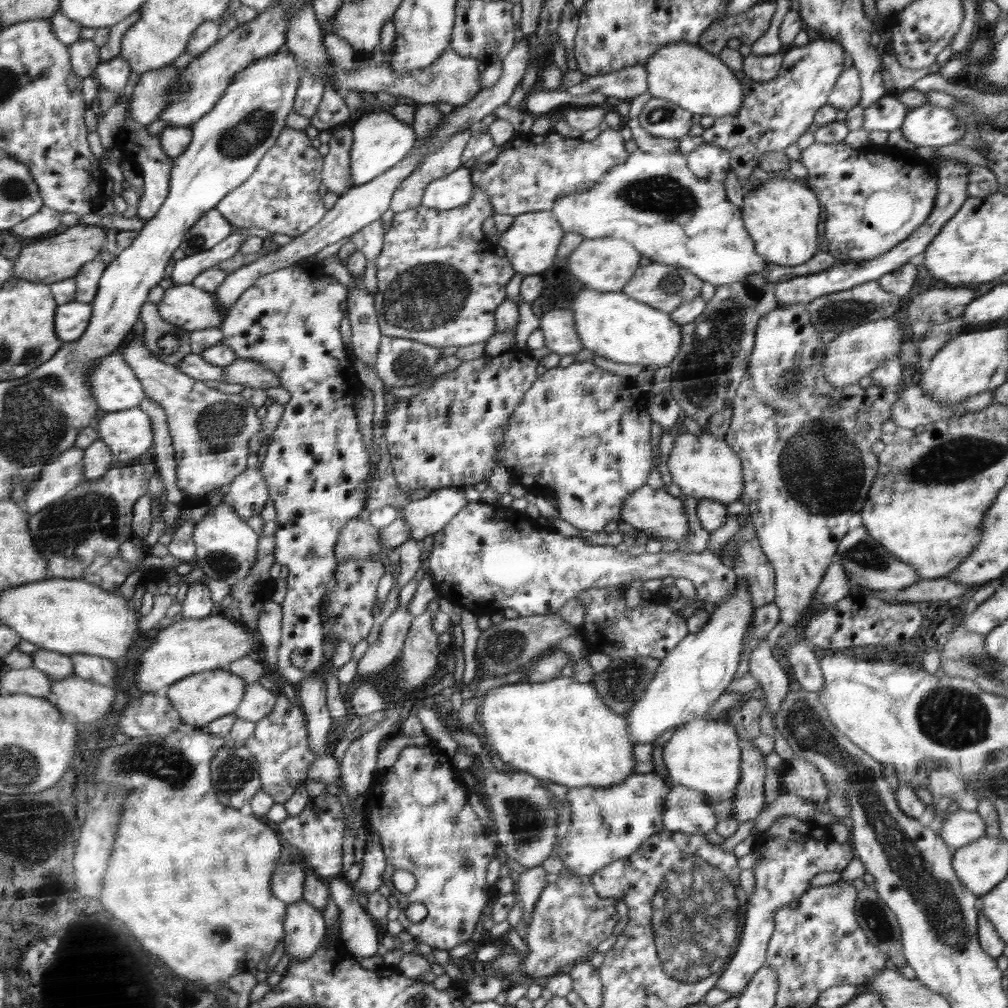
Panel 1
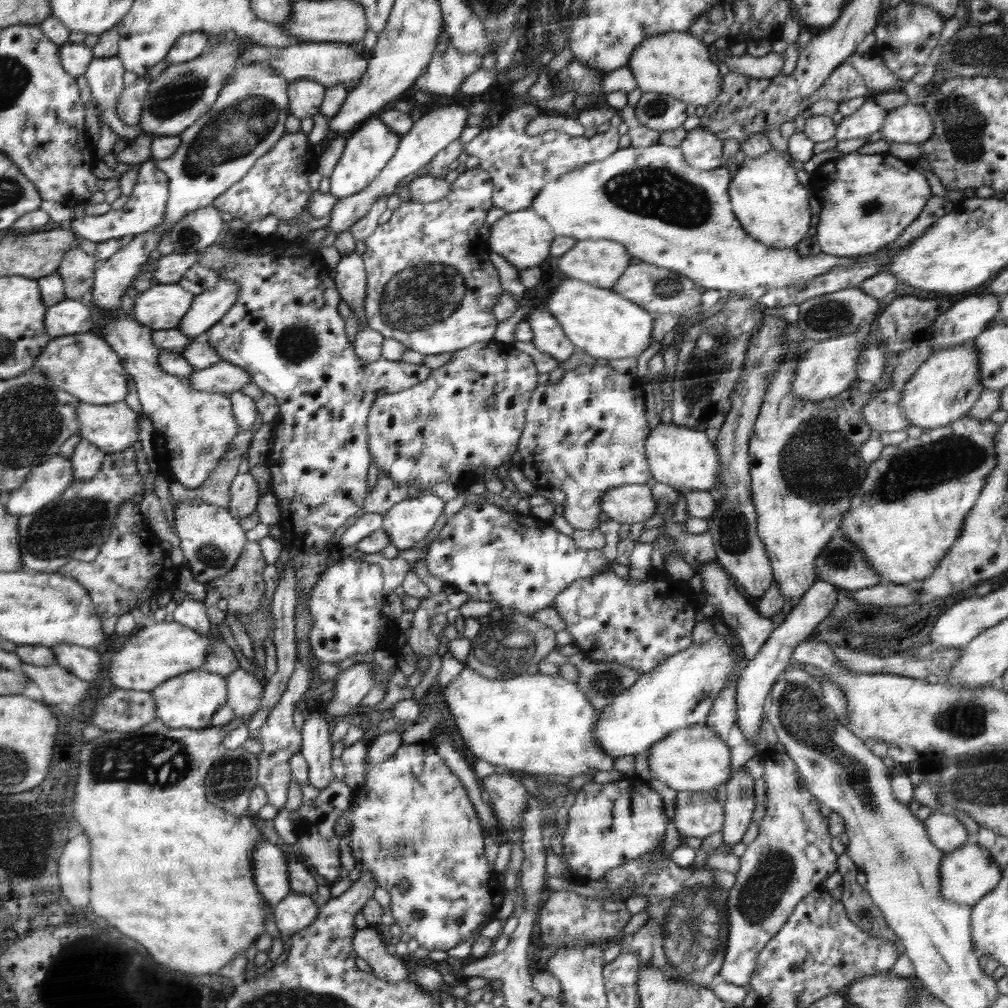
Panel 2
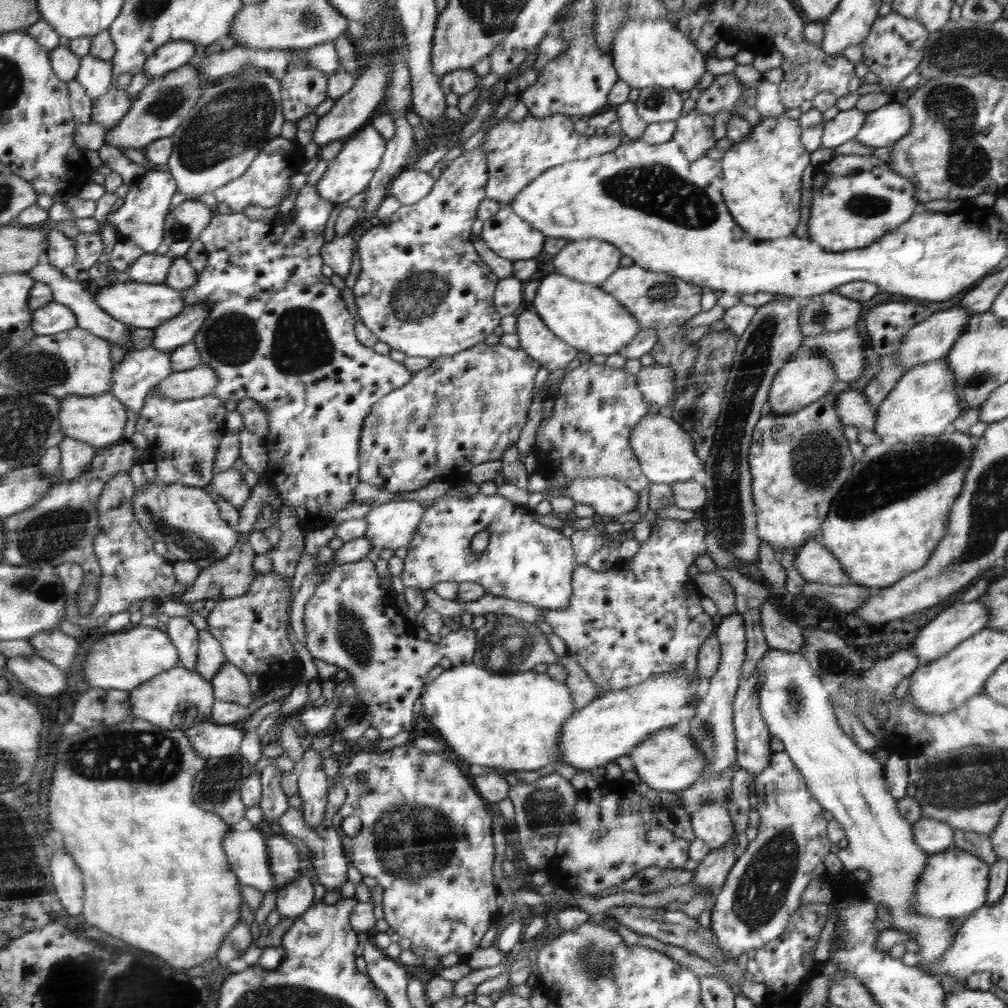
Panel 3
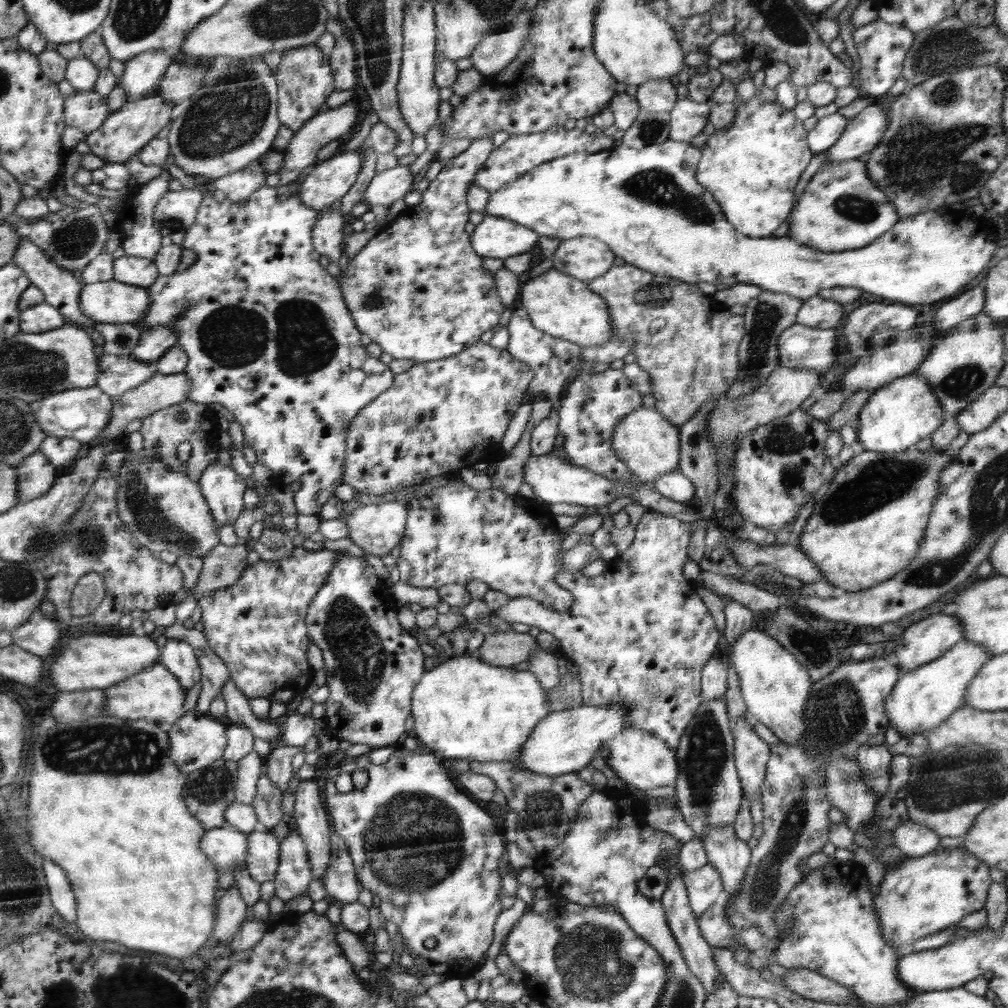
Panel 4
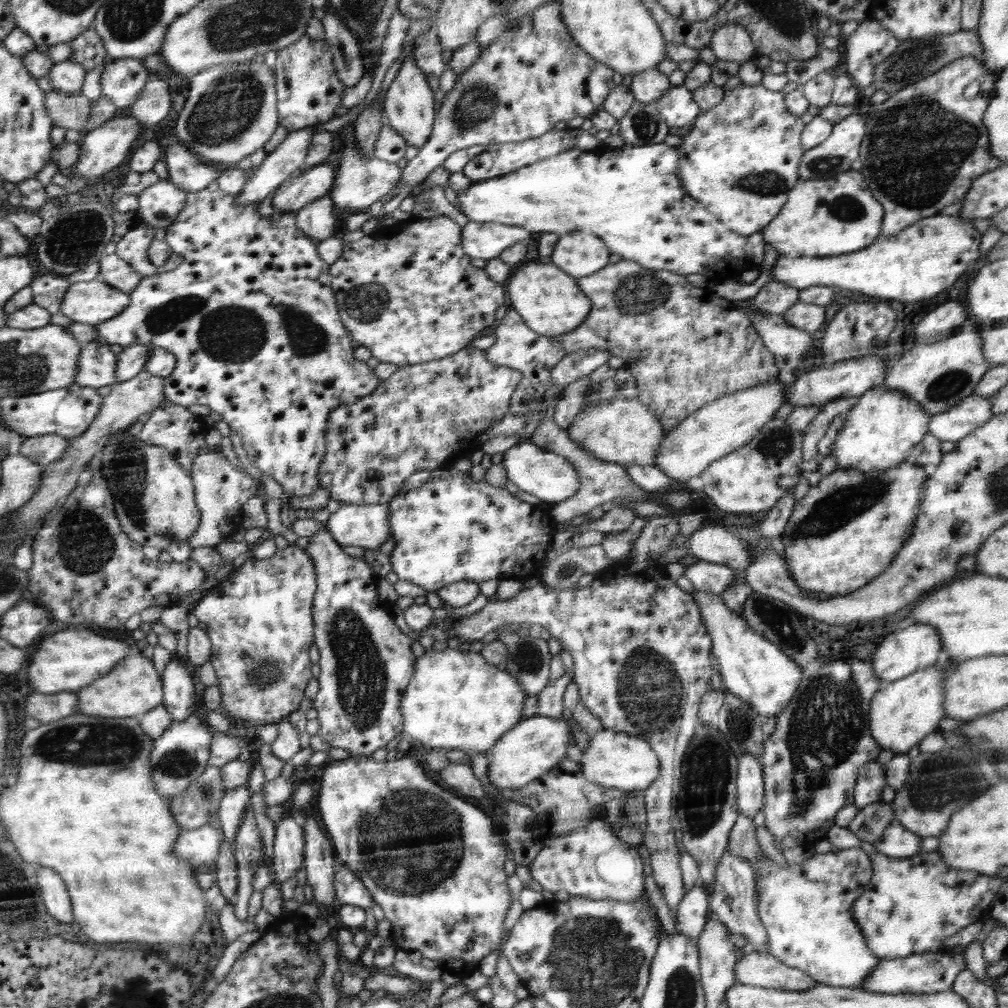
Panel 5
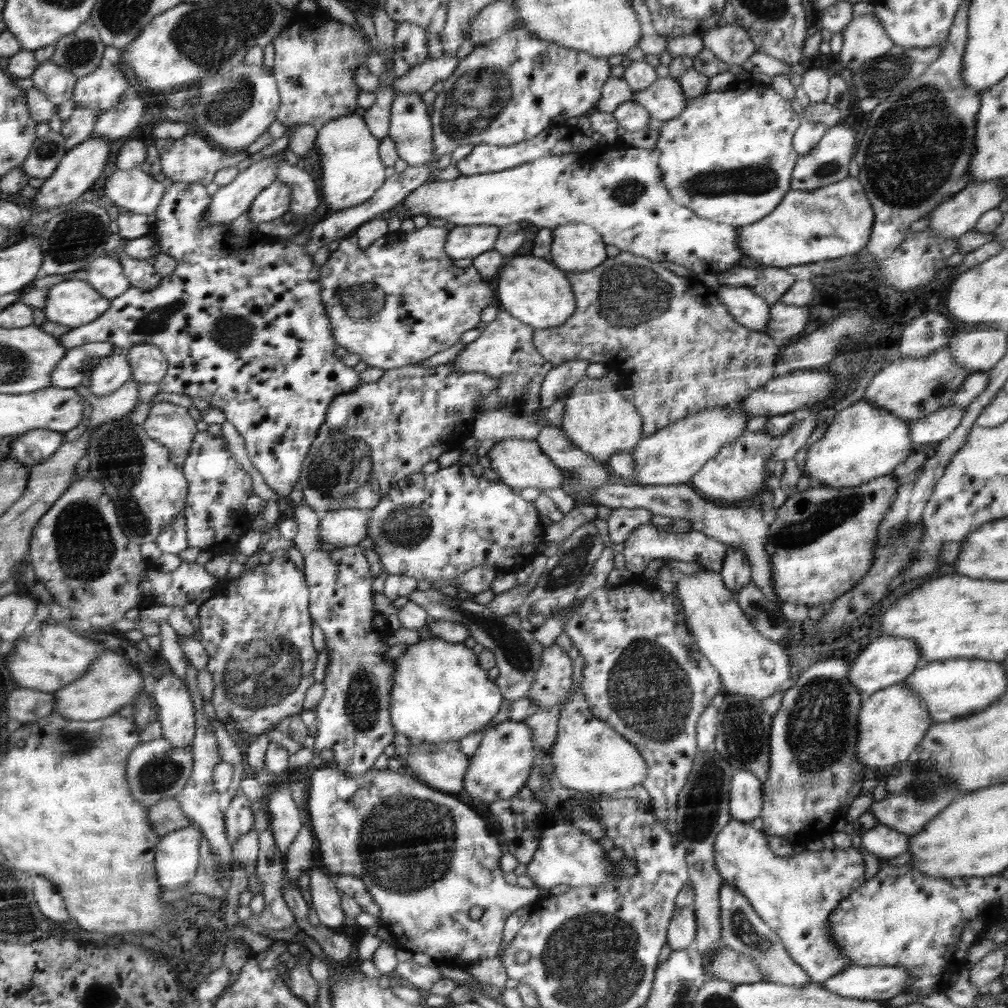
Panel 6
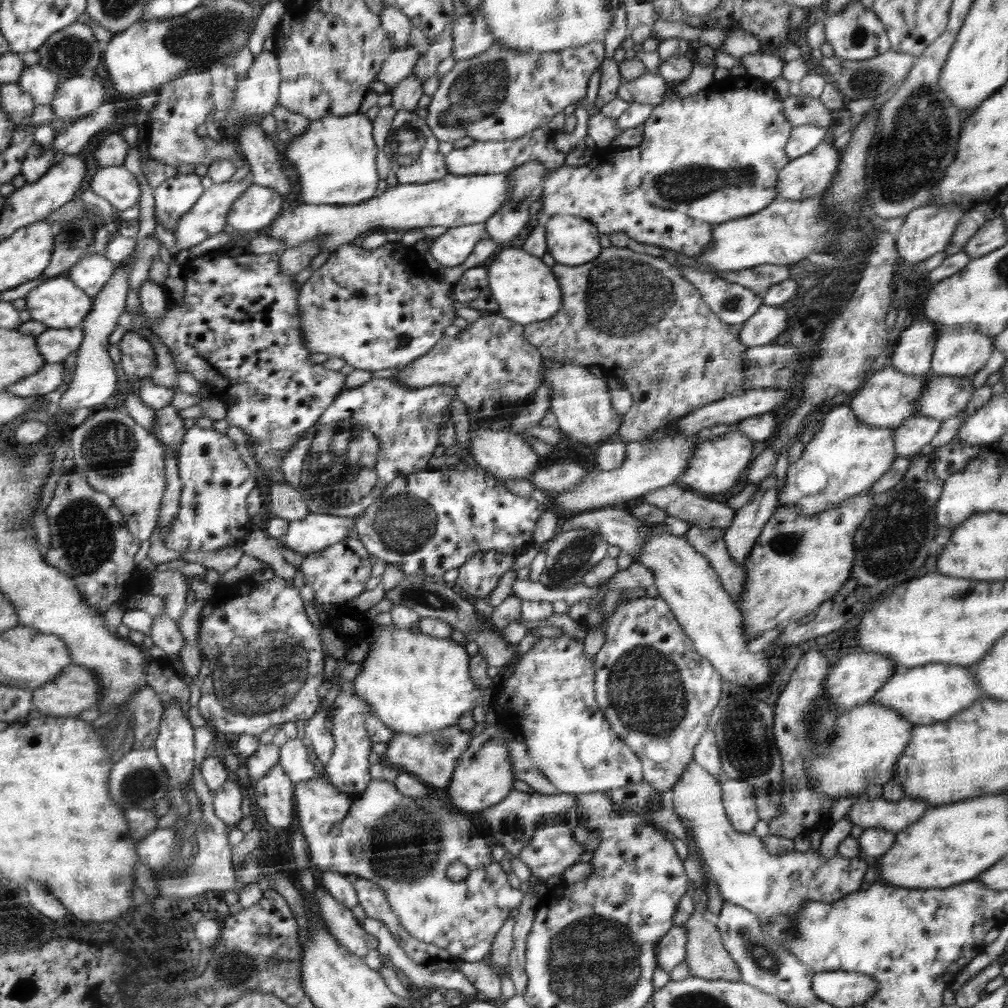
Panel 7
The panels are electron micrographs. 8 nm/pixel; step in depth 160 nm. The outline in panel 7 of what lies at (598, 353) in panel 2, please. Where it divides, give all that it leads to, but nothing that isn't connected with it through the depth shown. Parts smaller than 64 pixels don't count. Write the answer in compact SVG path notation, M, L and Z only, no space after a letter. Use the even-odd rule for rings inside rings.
M509 245L498 250L486 268L490 290L499 306L498 312L512 319L512 322L527 326L536 321L546 321L559 312L562 289L550 266L546 266L540 258Z

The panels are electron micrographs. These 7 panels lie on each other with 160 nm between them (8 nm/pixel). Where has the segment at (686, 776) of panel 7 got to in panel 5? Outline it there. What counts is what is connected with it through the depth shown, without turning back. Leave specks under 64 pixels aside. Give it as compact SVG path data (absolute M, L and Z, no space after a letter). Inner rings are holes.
M739 814L729 832L727 851L735 856L743 856L753 869L759 862L758 876L755 874L755 890L758 891L757 913L768 935L767 953L786 967L799 969L815 978L819 984L864 991L864 982L868 980L872 970L876 970L876 966L880 966L882 962L880 957L867 948L863 934L853 918L854 901L864 892L872 878L868 847L850 847L823 854L811 852L808 858L801 862L780 866L763 855L756 839L756 827L752 818Z

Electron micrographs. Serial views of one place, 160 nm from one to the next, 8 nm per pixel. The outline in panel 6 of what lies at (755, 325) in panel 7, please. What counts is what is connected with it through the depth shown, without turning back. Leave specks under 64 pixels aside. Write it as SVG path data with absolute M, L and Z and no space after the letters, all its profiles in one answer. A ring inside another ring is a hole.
M775 302L770 306L769 319L763 330L777 343L787 341L803 332L810 316L808 307Z

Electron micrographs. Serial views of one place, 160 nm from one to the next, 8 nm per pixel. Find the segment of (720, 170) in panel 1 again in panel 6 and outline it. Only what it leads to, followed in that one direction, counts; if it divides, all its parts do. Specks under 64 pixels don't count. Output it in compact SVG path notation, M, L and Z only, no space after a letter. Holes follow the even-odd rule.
M670 76L656 80L647 89L633 91L633 100L658 120L678 117L689 98L680 84Z

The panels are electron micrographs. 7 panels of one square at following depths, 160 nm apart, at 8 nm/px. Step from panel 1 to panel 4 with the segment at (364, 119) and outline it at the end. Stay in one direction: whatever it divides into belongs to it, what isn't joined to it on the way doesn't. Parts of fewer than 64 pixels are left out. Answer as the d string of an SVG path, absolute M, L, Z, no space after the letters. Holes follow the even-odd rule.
M360 148L334 155L304 172L296 193L308 206L320 210L329 208L335 200L342 199L352 189L363 166Z

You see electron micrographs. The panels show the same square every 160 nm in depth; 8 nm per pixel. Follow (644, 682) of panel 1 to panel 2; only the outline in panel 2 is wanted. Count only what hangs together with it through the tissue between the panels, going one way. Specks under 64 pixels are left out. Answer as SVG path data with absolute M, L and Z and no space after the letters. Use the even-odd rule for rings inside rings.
M552 650L543 659L552 664L572 663L579 672L575 683L586 695L590 704L598 710L609 705L611 700L623 690L632 687L633 682L636 682L636 679L642 675L641 672L618 663L588 661L580 652L565 657L557 650Z

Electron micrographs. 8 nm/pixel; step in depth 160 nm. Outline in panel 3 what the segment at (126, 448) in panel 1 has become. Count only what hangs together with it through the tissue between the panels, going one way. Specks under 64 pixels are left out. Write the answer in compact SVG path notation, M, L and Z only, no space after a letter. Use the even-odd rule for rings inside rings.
M111 392L98 396L70 395L60 398L60 423L67 437L86 442L96 448L104 449L116 444L122 438L122 430L126 424L126 410L118 398Z

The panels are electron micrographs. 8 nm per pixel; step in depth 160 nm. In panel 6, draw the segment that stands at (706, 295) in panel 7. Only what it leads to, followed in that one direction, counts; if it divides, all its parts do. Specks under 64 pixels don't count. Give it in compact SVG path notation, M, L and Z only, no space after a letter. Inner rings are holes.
M721 285L715 288L720 304L728 306L739 323L753 331L763 332L769 319L770 305L748 287Z

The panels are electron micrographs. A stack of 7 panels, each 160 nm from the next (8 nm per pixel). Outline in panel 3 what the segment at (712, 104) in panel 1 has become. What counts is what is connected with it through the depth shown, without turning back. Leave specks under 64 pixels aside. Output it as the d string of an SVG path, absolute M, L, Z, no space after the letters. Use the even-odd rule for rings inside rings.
M628 20L628 24L619 30L619 36L616 37L611 60L619 74L619 80L626 82L631 88L646 89L647 86L663 86L678 92L695 92L706 84L708 78L706 77L706 57L702 51L678 27L664 20L640 20L640 22Z

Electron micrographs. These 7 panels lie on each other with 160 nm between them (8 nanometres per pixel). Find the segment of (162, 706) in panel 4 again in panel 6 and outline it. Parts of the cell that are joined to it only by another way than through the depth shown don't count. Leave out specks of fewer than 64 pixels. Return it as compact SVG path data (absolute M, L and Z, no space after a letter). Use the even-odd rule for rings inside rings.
M108 650L95 660L84 676L53 693L54 711L64 718L85 721L110 717L118 713L122 706L134 705L144 692L143 676L134 665L122 655Z

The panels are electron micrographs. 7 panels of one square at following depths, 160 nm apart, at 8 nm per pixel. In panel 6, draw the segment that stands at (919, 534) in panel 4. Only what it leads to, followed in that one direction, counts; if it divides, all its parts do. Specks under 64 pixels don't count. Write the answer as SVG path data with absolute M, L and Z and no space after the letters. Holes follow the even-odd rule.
M893 474L885 475L879 478L876 478L874 480L871 480L869 482L864 483L863 485L860 485L856 488L844 488L844 489L832 489L832 487L815 487L812 486L808 488L807 490L802 490L802 492L795 490L791 497L778 508L778 515L776 516L776 520L774 520L774 523L769 526L768 529L768 542L766 542L766 553L768 553L768 557L771 558L771 570L773 570L772 578L771 578L771 590L768 590L767 592L773 592L772 595L781 603L790 602L792 604L803 604L807 607L809 606L818 606L819 604L826 605L832 604L833 601L835 601L838 597L841 597L845 592L848 592L867 572L868 569L871 567L873 558L876 557L876 544L878 544L878 535L877 535L877 526L880 525L880 522L882 522L882 518L884 518L884 514L890 510L890 506L892 506L892 503L894 500L896 500L896 492L898 492L898 489L900 488L901 481L898 480L898 478L894 479Z

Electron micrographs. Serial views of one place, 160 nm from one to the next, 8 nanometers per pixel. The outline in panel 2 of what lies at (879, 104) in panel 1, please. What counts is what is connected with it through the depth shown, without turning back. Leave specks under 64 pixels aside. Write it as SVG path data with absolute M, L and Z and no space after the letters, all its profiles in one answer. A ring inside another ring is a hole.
M871 97L854 114L844 117L836 127L834 140L845 141L868 137L879 131L888 110L878 106Z

